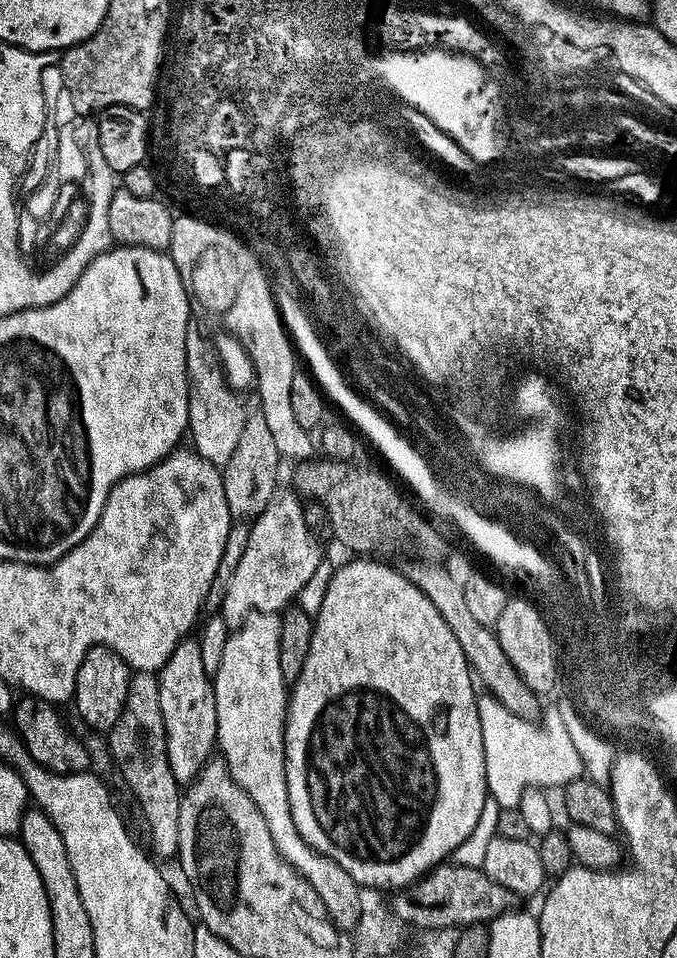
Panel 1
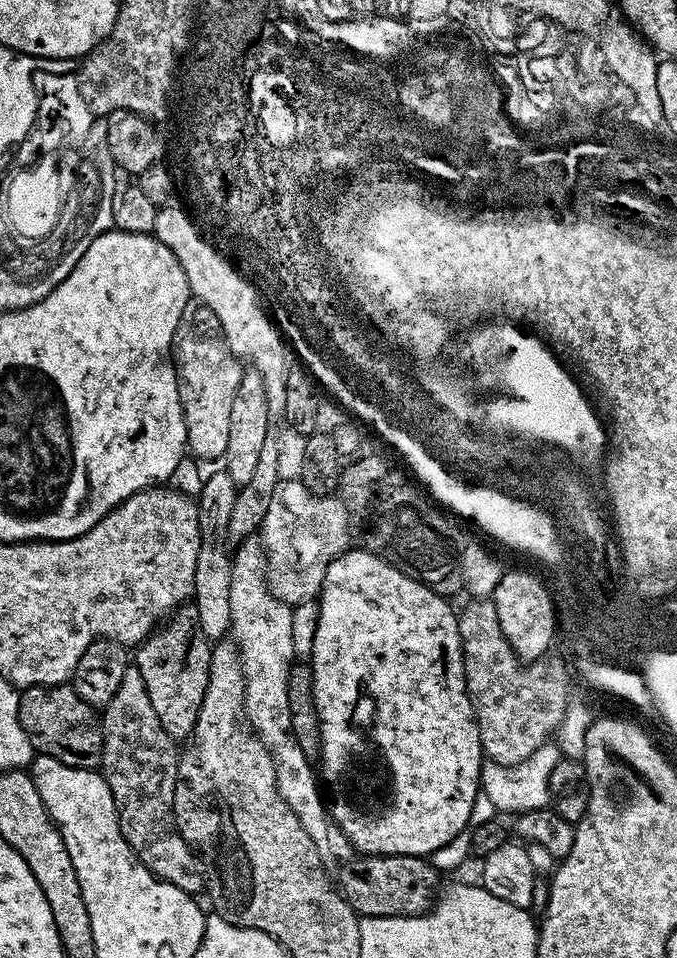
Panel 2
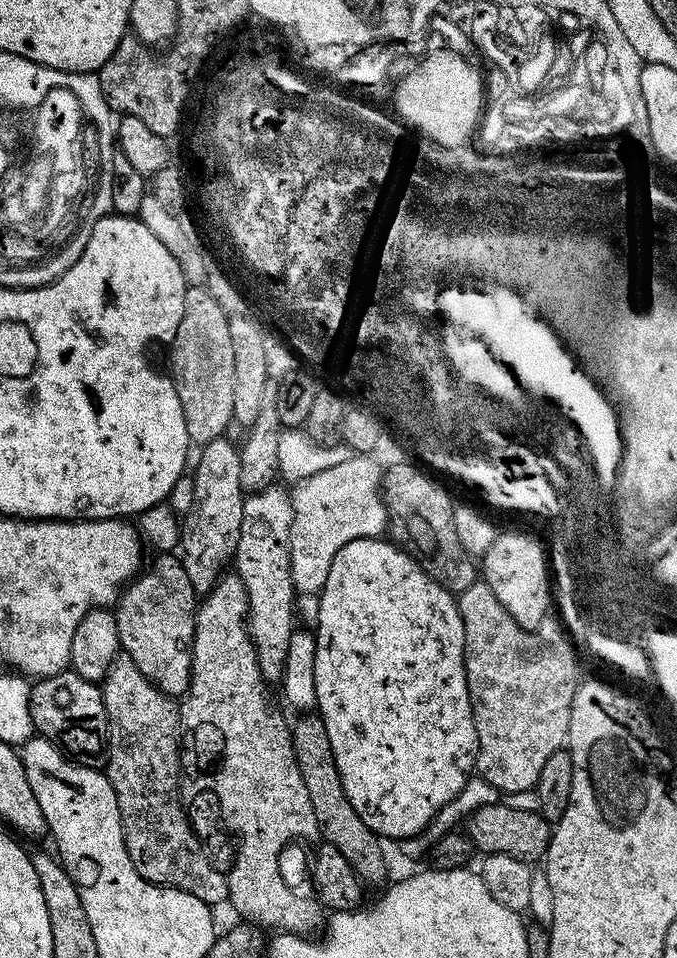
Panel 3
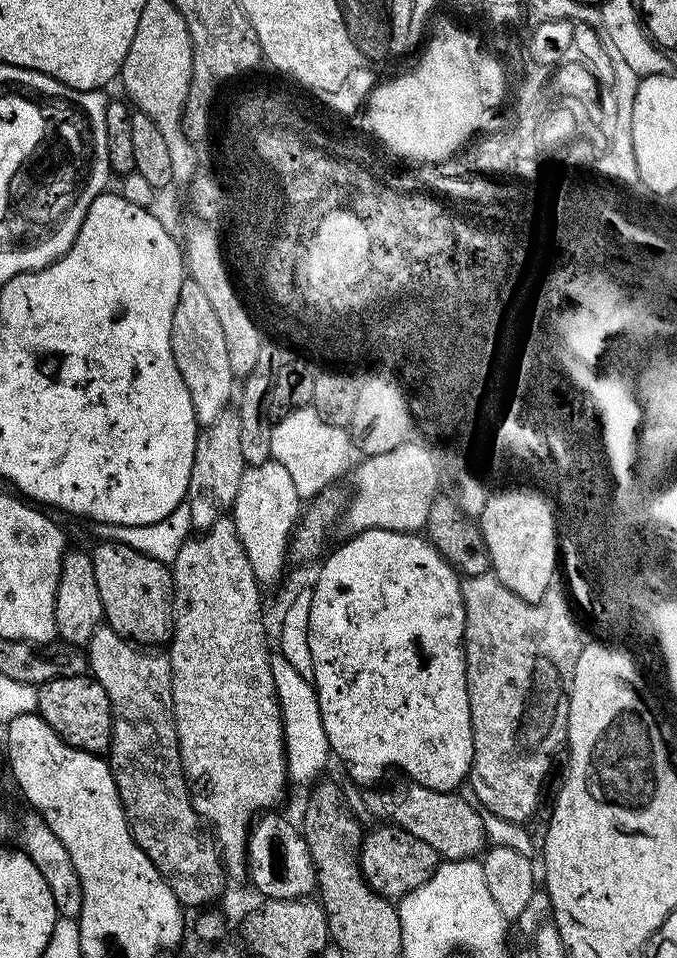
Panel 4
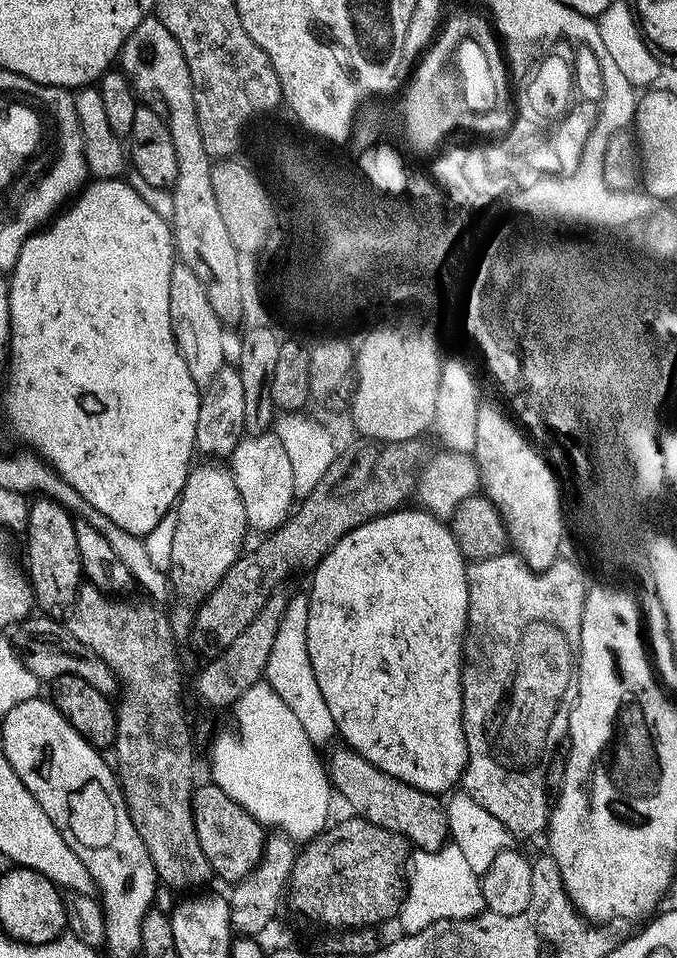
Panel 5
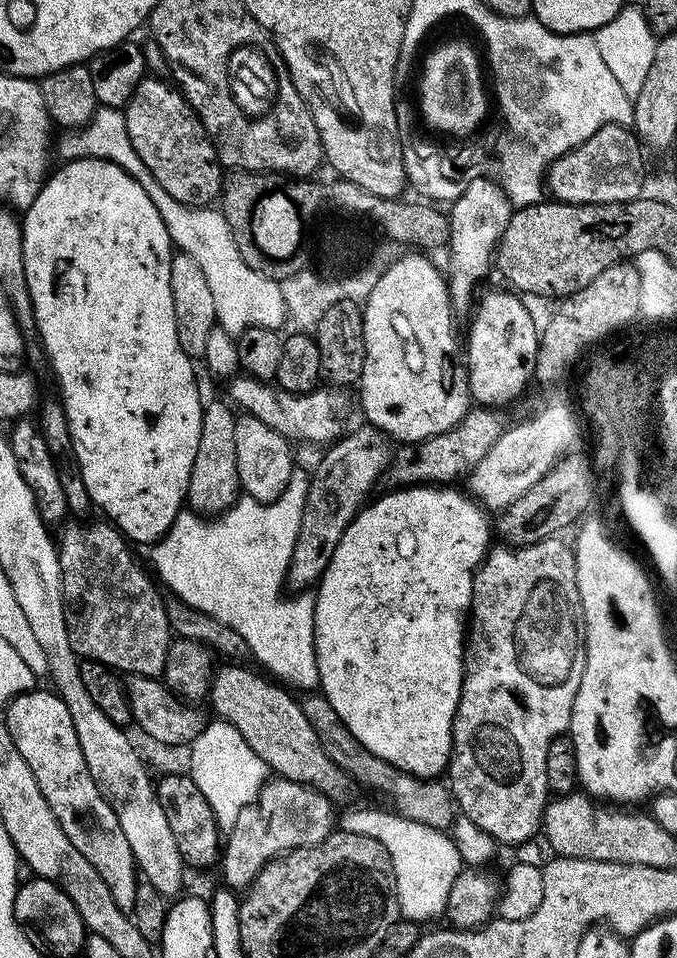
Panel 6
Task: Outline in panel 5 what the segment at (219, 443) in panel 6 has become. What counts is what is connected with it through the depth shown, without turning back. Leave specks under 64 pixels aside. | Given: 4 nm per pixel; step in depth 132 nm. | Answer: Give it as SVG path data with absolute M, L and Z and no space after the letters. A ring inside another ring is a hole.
M200 462L189 471L180 499L175 505L177 525L174 533L172 566L170 569L171 587L175 595L185 596L188 600L199 602L211 592L214 586L234 566L236 559L245 551L244 535L250 532L246 518L246 506L242 506L242 494L238 494L236 478L220 462Z

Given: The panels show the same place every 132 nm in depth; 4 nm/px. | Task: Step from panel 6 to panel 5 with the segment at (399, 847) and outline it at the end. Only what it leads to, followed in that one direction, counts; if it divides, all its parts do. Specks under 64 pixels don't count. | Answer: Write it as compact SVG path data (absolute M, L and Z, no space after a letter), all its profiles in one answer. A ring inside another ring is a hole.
M448 842L436 852L420 850L411 857L410 879L398 917L405 933L421 932L436 920L466 920L470 916L479 916L483 911L480 876L470 868L457 844Z

